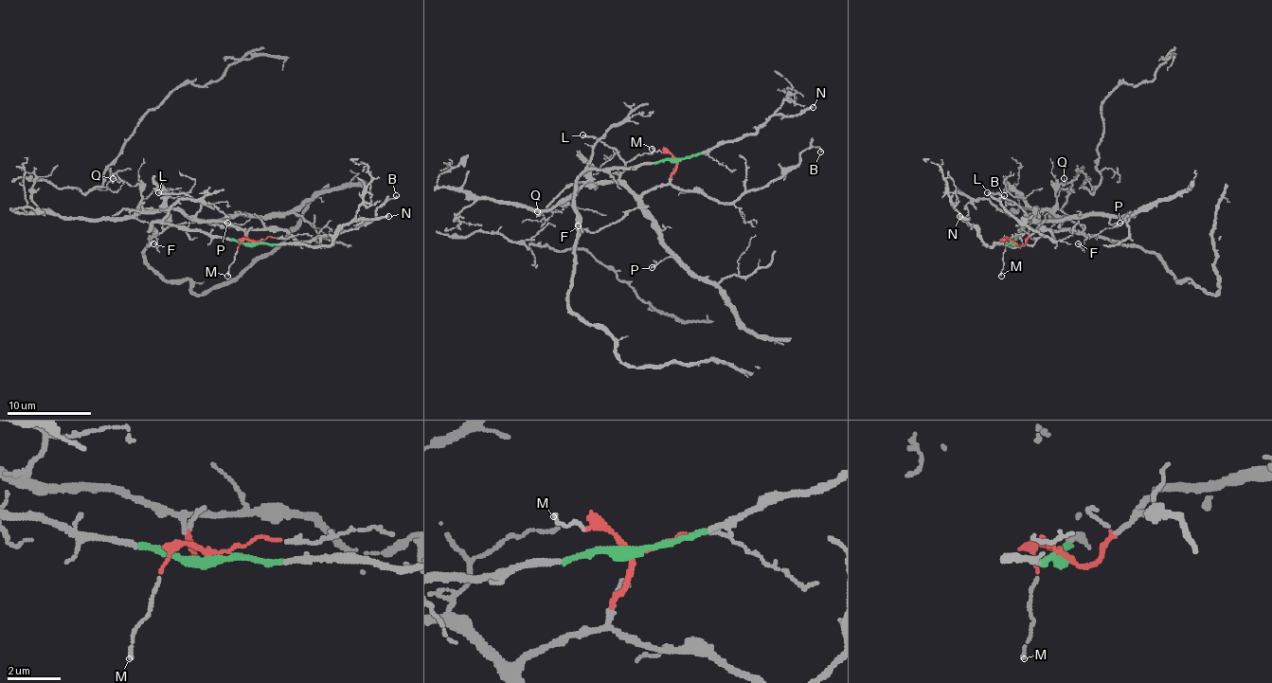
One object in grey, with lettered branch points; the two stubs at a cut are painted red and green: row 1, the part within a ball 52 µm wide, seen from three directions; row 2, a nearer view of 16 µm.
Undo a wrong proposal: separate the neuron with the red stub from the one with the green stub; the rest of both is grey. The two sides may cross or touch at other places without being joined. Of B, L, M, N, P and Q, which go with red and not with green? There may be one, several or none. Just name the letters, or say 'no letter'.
B, L, M, P, Q

